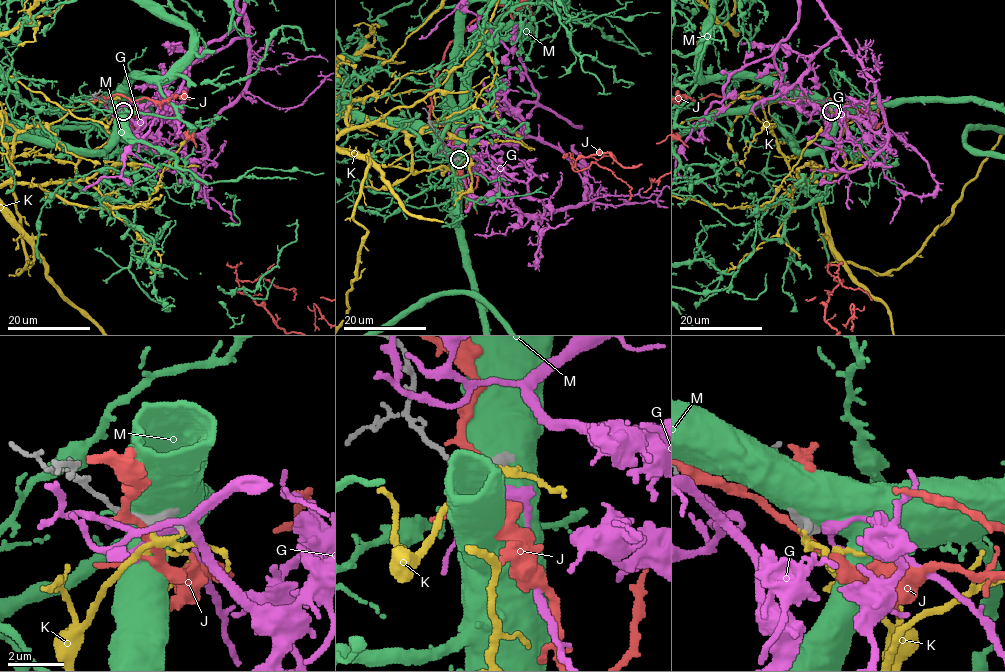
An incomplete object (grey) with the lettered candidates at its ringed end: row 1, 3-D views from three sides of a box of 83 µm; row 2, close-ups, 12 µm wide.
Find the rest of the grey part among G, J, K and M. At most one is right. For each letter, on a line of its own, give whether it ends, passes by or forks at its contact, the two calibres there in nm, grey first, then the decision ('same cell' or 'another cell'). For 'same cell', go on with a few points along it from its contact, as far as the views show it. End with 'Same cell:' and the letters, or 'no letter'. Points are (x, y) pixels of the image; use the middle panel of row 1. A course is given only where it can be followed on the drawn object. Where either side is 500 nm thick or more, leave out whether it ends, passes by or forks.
G: it forks there; 280 nm thick on the grey side, 240 nm on the other; another cell
J: it passes by; 340 nm thick on the grey side, 240 nm on the other; another cell
K: it forks there; 320 nm thick on the grey side, 160 nm on the other; another cell
M: 600 nm thick on the grey side, 750 nm on the other; another cell
Same cell: no letter

